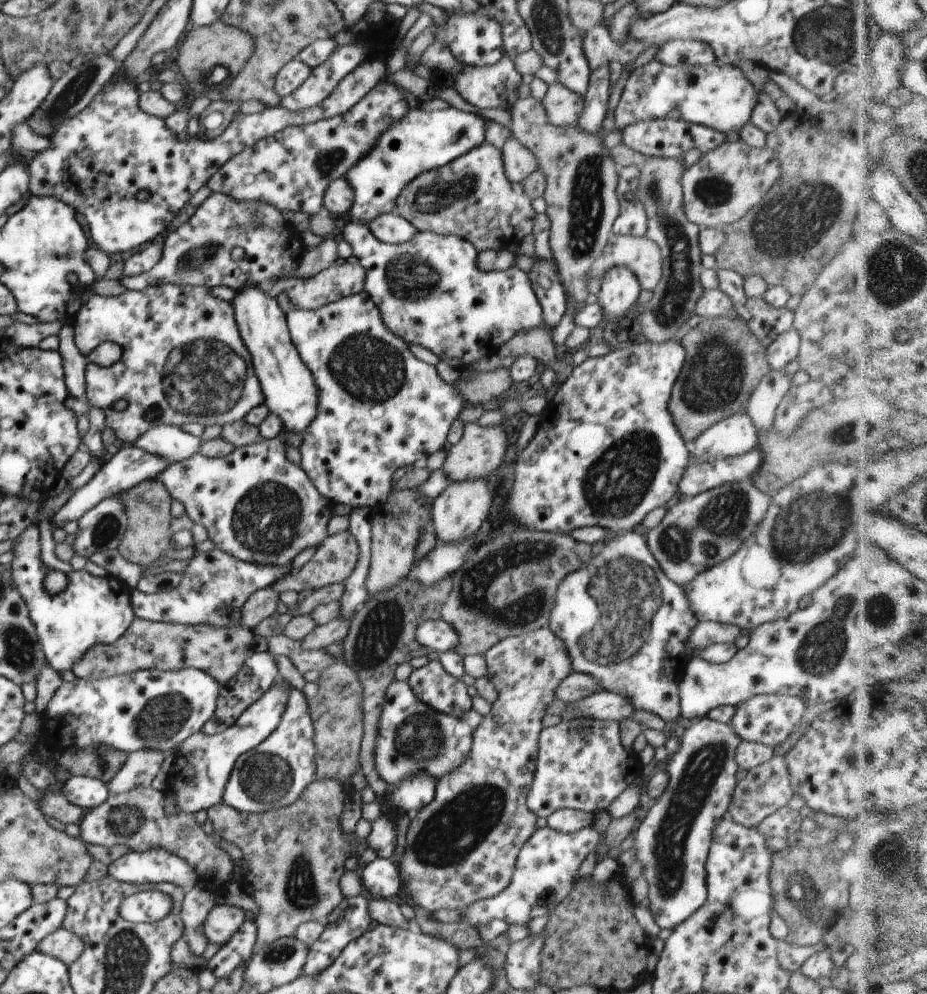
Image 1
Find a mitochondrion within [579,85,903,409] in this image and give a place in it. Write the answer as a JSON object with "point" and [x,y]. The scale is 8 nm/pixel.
{"point":[795,222]}

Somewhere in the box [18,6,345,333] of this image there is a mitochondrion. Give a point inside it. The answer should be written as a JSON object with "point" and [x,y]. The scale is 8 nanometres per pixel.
{"point":[79,84]}

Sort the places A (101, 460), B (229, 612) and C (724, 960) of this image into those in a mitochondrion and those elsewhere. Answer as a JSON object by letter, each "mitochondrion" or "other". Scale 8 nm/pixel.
{"A":"other","B":"other","C":"other"}

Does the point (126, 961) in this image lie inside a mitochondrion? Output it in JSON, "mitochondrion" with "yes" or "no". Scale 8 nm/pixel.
{"mitochondrion":"yes"}

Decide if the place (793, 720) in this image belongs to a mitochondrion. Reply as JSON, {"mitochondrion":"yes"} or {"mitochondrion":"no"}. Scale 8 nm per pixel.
{"mitochondrion":"no"}

